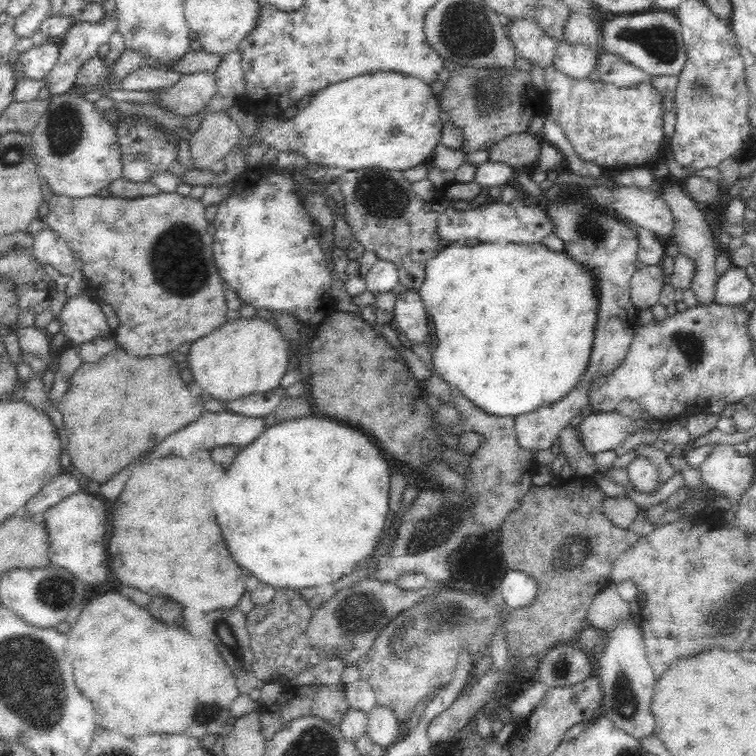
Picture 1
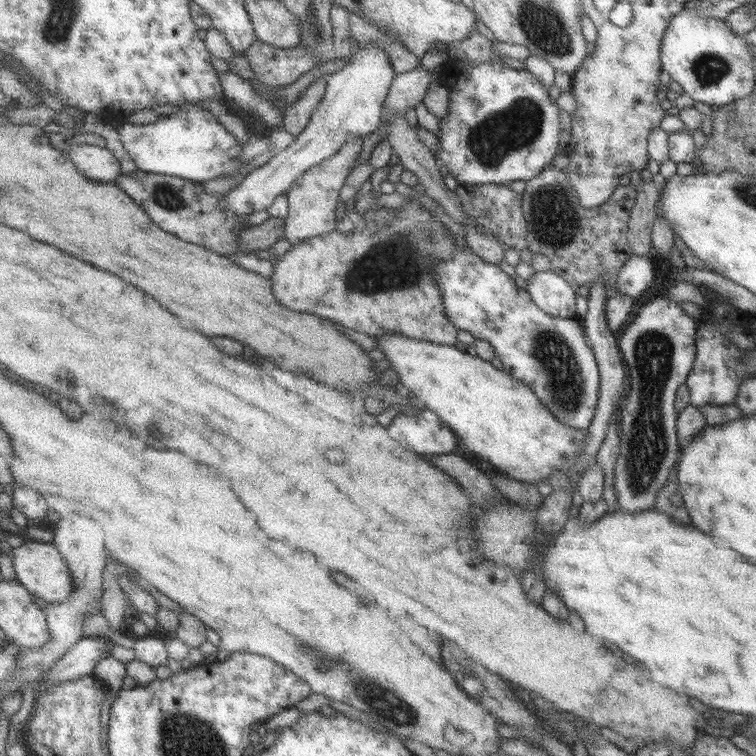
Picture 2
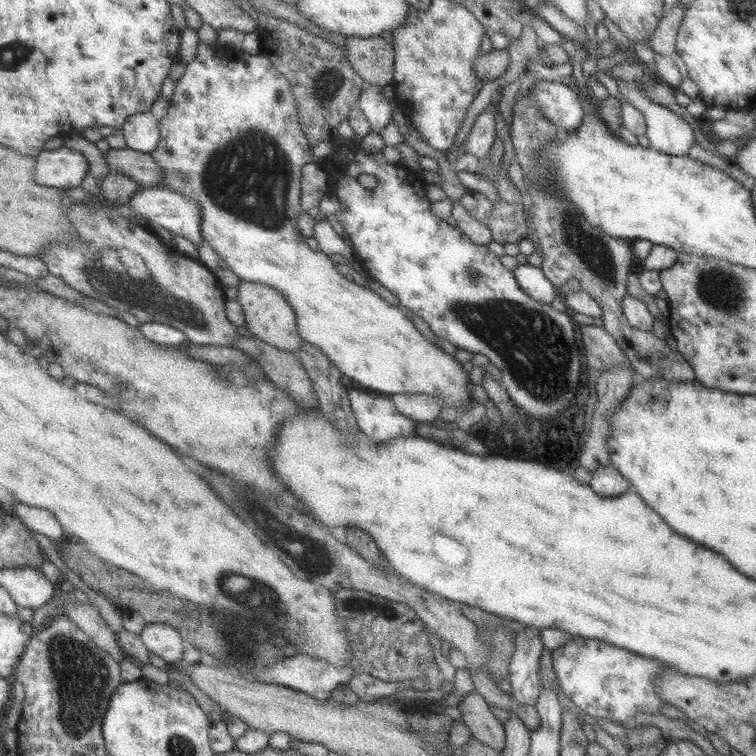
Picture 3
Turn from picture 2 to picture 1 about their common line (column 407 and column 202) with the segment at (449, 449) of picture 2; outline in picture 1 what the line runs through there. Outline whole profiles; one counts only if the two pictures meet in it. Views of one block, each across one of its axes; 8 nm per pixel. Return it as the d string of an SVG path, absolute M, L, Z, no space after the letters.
M207 410L200 415L198 420L190 422L182 430L178 430L174 436L166 438L158 448L156 454L166 454L166 450L182 450L184 454L196 449L211 449L223 444L238 444L248 446L266 430L265 416L246 416L234 414L233 412L214 412Z

